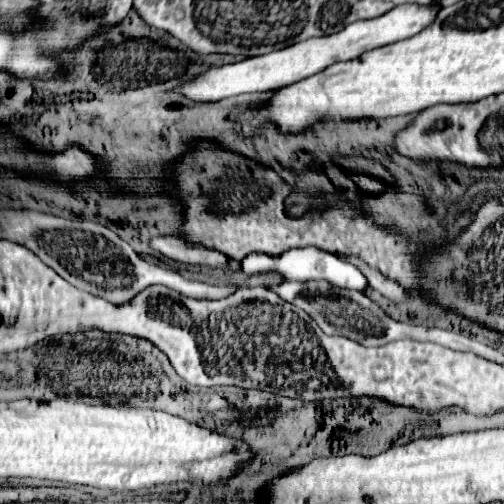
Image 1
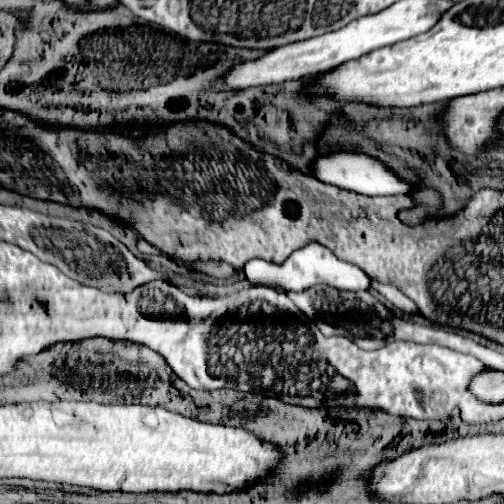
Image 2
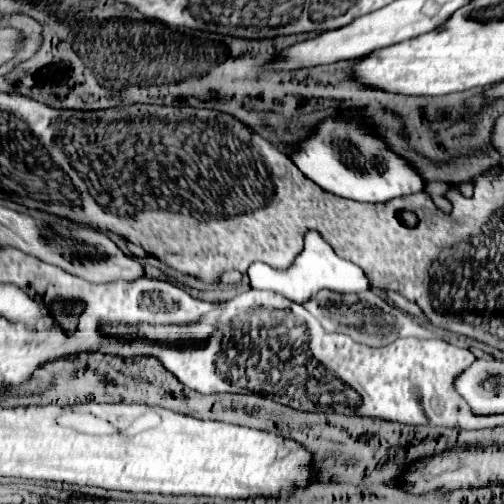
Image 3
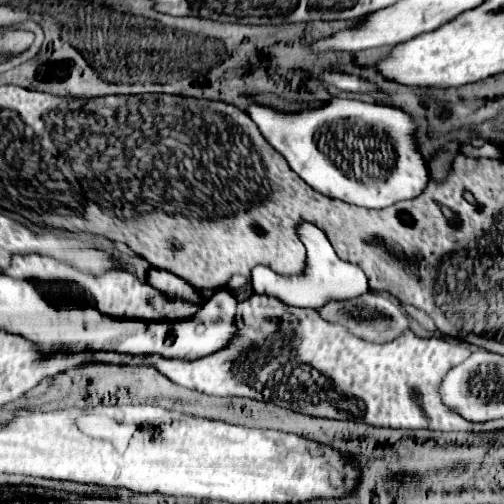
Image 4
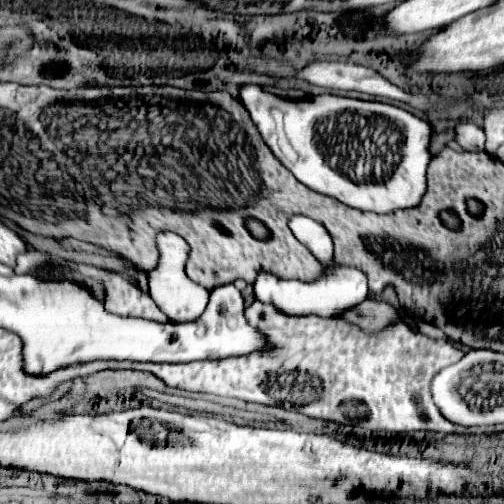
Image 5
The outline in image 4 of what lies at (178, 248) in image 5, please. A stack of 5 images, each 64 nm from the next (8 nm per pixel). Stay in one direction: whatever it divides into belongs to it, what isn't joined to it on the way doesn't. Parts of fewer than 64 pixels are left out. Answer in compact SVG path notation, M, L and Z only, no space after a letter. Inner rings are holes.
M150 268L148 270L148 284L152 284L152 288L156 288L168 300L172 300L172 298L186 300L186 302L190 302L194 306L202 306L204 304L202 292L196 286L192 286L188 280L184 280L178 274L174 274L172 270Z

